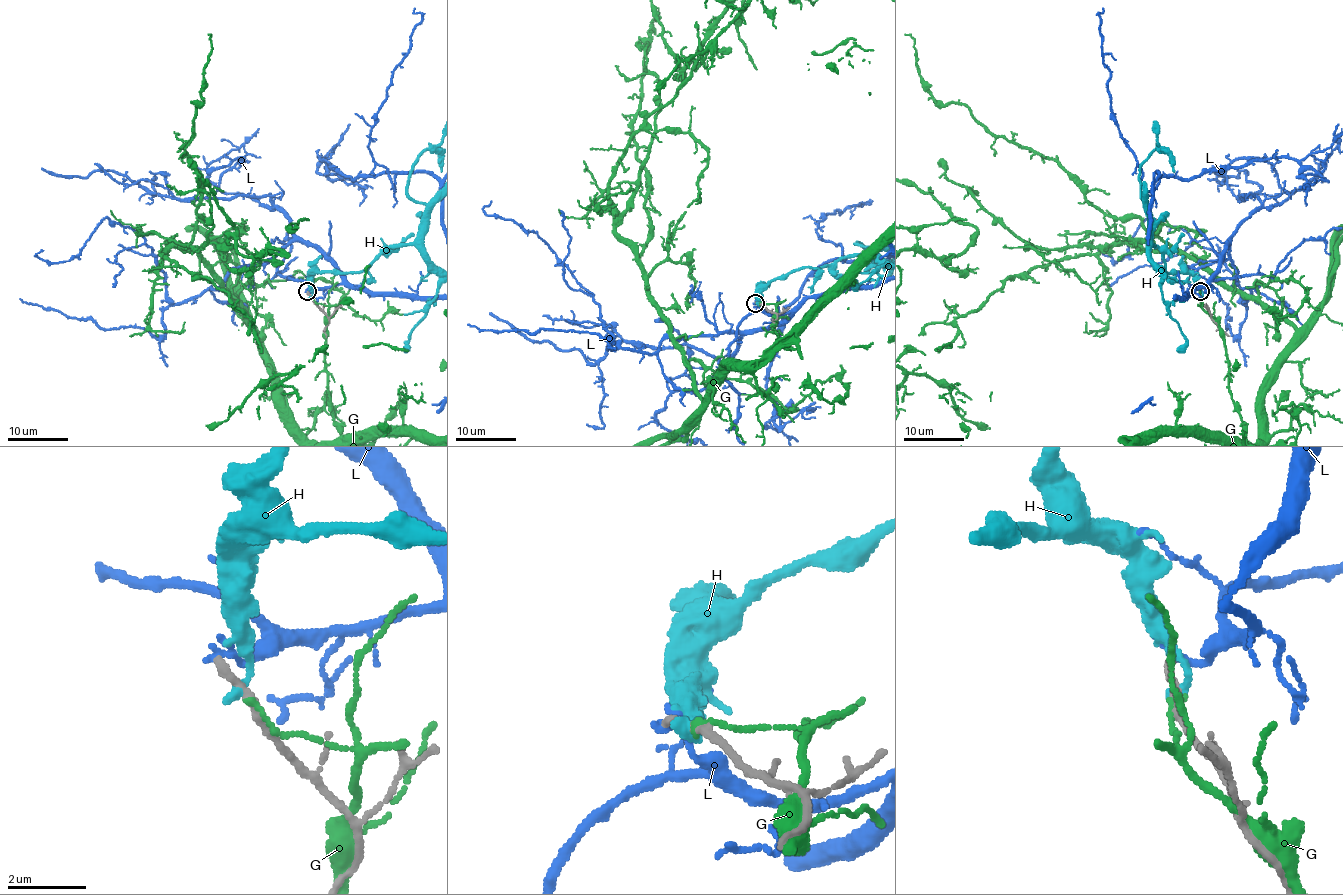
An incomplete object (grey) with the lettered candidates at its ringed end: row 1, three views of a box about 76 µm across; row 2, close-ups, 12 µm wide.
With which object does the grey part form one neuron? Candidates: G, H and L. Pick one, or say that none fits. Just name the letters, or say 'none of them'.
none of them

